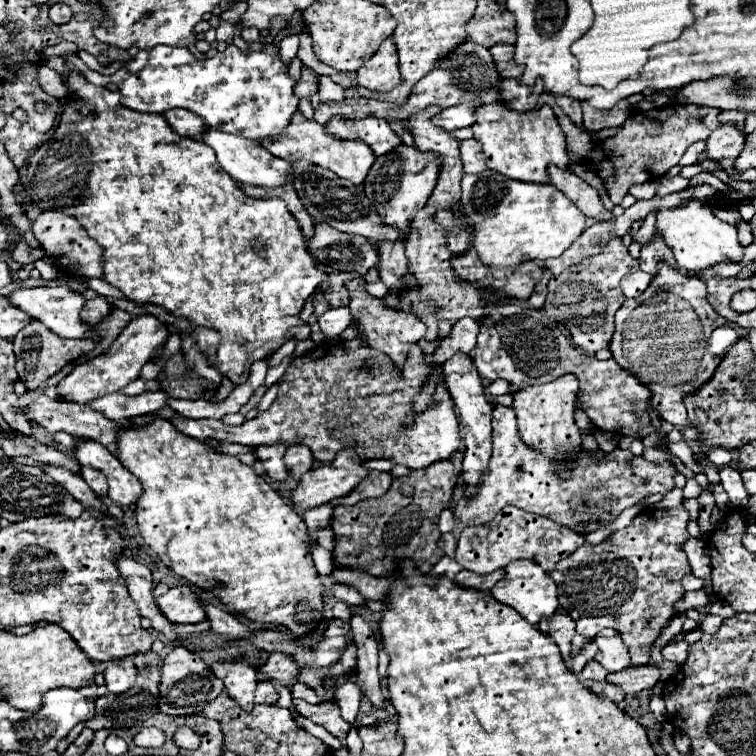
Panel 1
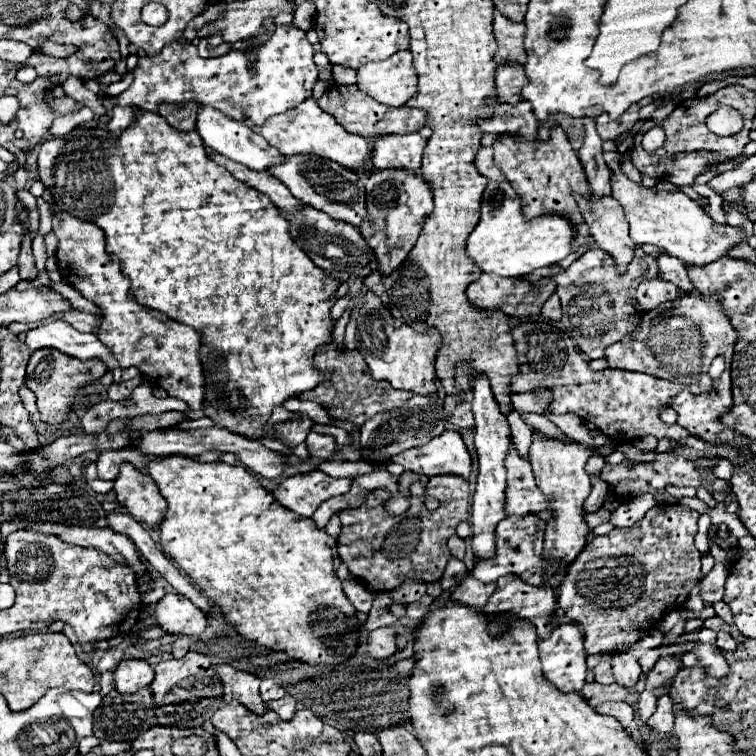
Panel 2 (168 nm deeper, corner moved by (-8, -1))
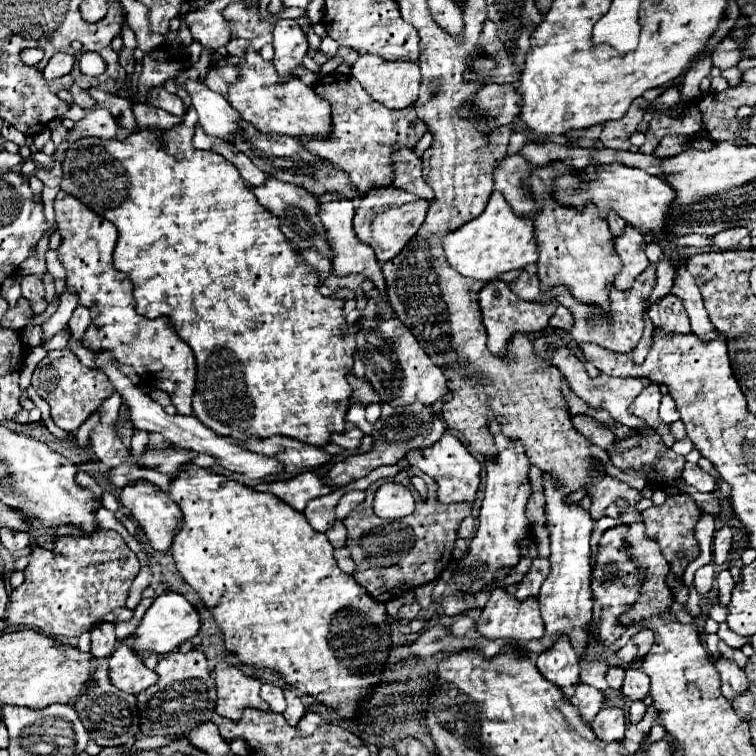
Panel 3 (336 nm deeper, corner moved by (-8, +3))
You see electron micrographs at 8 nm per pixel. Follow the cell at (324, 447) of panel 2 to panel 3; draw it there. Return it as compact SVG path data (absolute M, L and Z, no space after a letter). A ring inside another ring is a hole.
M352 425L352 429L346 429L344 433L332 433L332 435L330 435L330 443L338 445L338 447L342 447L342 449L346 449L346 451L352 451L352 449L356 449L356 447L360 445L362 435L364 435L364 433Z

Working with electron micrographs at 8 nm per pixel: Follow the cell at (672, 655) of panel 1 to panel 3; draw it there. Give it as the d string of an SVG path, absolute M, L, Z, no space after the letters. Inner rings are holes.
M718 657L716 661L716 669L720 673L720 683L722 683L722 695L732 701L738 693L742 693L748 687L748 679L746 673L732 661L726 657Z

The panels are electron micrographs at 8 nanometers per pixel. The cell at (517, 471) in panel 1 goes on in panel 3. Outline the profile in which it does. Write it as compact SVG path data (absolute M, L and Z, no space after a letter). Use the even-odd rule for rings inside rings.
M686 463L684 471L680 473L680 479L684 479L686 485L694 487L700 493L712 493L716 489L716 479L702 471L696 463Z

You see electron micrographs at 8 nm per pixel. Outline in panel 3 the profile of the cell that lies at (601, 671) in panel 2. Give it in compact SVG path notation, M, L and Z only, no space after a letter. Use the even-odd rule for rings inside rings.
M610 667L606 671L606 681L608 681L608 685L610 685L612 691L620 691L622 679L624 679L624 669L622 667Z

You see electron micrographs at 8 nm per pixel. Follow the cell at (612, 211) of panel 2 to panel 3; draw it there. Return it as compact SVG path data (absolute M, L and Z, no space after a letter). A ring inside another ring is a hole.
M626 225L622 235L614 239L614 247L618 257L622 259L622 269L620 275L616 275L614 283L618 289L628 289L632 281L650 265L648 257L644 255L646 243L642 239L642 233L636 227Z

